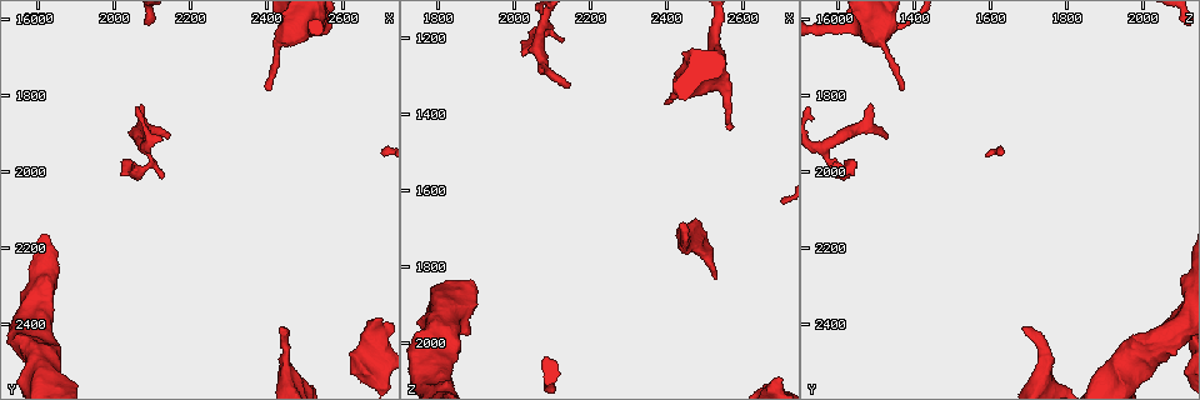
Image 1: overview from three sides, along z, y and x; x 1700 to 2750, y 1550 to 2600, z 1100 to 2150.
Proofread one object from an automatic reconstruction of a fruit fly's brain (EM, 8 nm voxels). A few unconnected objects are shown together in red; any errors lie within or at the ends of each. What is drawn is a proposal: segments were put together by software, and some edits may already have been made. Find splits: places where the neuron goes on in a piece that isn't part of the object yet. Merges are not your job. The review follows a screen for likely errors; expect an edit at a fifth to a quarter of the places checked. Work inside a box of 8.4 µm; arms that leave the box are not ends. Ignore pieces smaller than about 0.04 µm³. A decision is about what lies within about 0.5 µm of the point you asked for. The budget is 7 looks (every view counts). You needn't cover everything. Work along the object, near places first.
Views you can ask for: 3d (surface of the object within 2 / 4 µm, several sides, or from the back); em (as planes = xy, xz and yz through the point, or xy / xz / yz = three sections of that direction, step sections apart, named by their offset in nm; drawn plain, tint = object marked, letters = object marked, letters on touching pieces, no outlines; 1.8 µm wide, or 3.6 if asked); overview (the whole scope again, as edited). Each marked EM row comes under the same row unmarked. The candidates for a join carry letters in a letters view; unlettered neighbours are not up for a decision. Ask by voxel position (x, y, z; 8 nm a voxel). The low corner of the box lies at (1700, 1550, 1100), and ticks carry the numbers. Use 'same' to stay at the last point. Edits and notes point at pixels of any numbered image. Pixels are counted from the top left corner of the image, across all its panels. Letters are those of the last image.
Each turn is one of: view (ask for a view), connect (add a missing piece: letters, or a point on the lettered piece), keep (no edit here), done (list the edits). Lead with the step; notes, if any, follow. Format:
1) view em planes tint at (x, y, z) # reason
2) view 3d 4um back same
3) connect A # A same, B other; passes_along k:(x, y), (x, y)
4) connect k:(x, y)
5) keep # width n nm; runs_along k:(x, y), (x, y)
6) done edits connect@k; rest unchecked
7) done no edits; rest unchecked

view 3d 2um at (2435, 2415, 1690) # branch stops here

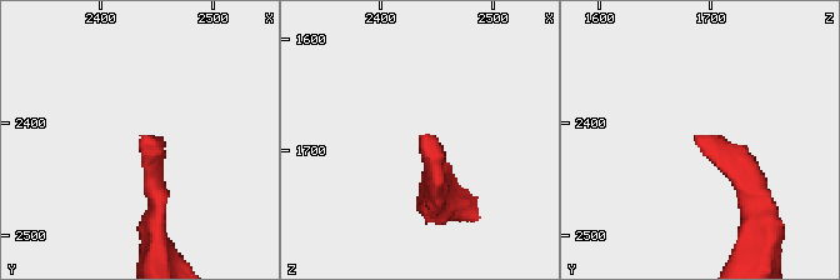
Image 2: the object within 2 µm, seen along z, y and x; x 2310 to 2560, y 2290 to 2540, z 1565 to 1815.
view em planes letters at (2440, 2410, 1686) # now the EM

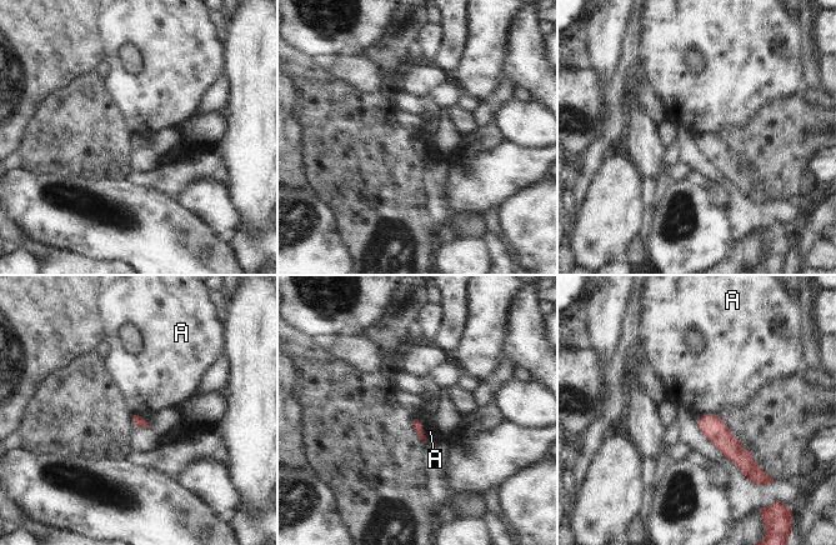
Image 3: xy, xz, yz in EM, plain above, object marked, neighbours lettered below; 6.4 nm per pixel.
keep # A other; border 3:(416, 414), (426, 441); none of them fits

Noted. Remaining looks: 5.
view em planes letters at (2150, 1905, 1330) # an open end

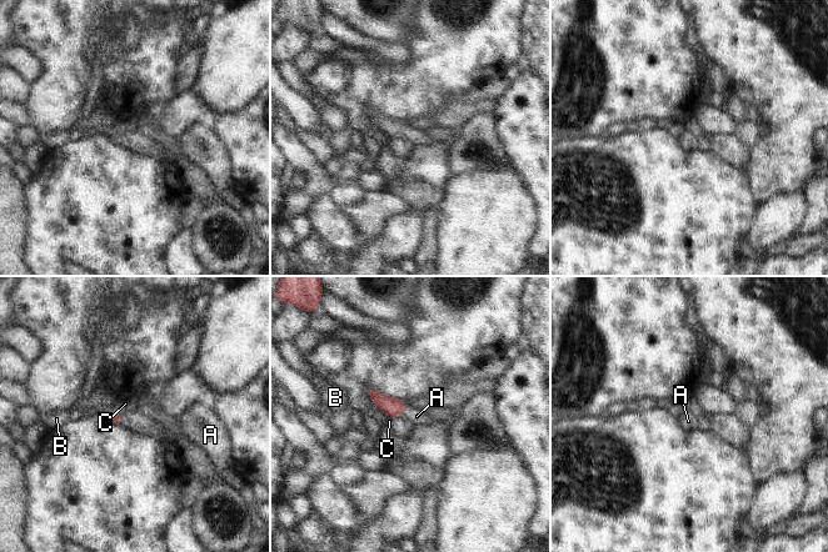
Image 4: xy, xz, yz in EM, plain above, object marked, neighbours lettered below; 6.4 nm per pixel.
connect A # A same, B other, C other; the neuron continues

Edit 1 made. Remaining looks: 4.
view 3d 4um at (2415, 1785, 1370) # tapers out

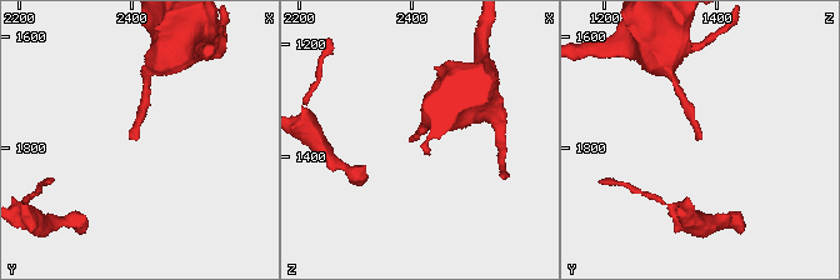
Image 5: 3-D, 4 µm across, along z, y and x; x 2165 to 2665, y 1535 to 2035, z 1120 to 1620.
view em planes letters at (2410, 1790, 1370) # shape alone is not enough

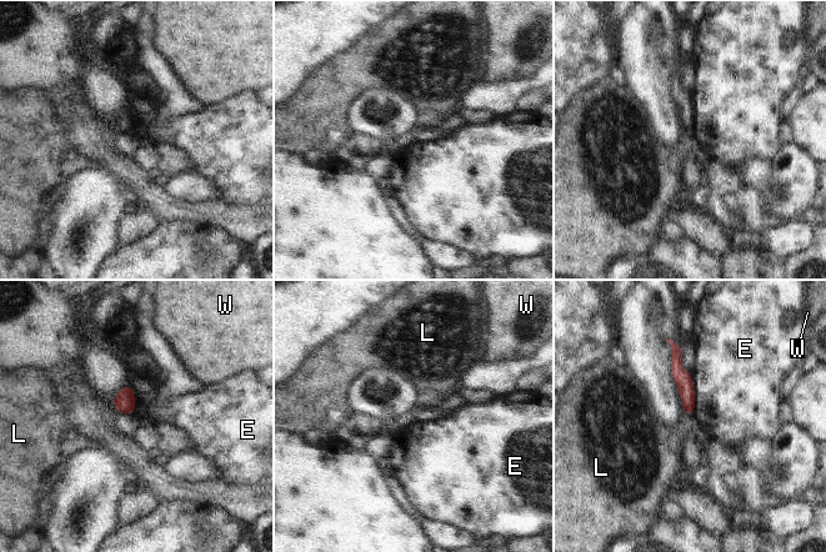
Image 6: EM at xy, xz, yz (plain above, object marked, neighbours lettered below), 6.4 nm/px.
keep # E other, L other, W other; runs_along 6:(675, 347), (690, 411); none of them fits

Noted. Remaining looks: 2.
done edits connect@4; rest unchecked

